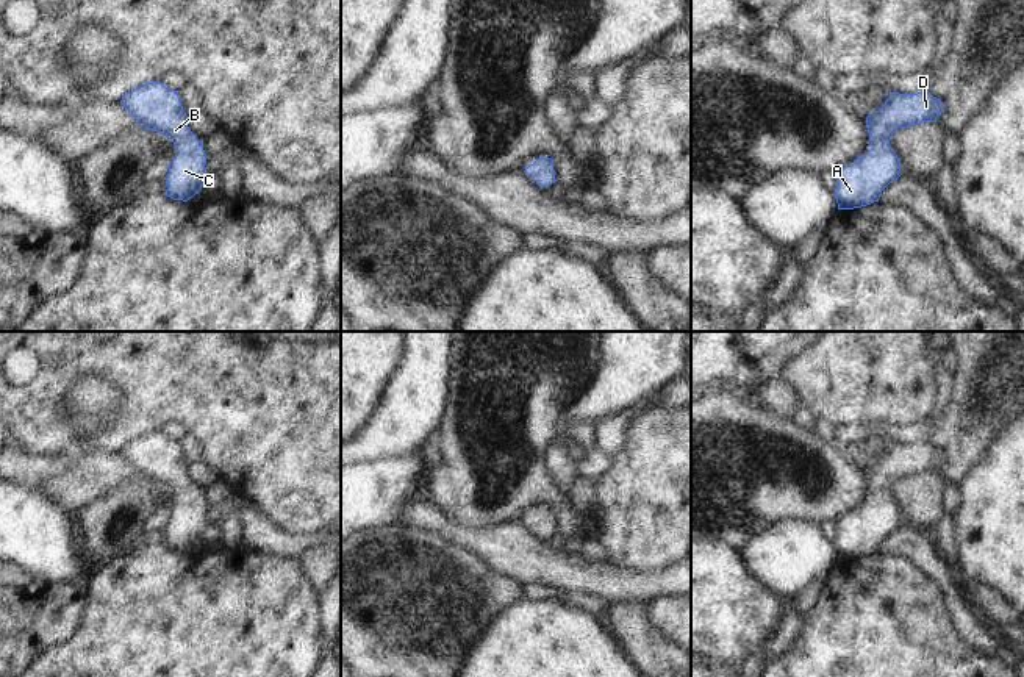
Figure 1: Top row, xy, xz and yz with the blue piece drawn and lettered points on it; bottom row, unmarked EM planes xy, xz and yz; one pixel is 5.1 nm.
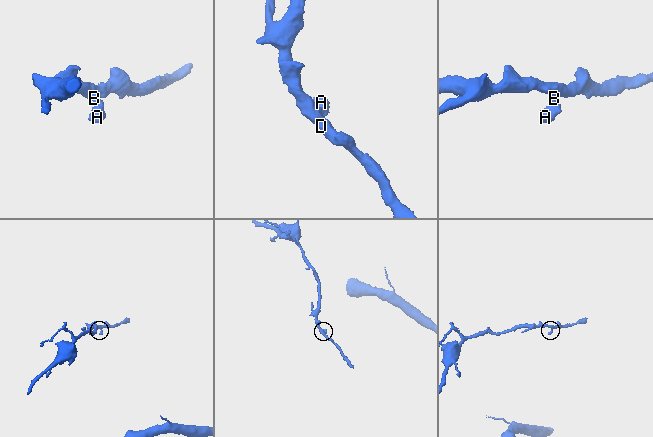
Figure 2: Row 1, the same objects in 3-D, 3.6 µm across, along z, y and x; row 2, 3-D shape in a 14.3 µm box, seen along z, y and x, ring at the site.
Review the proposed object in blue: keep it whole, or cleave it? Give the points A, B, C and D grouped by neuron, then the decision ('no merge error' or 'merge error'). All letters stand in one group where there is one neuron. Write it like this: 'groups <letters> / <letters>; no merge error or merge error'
groups A B C D; no merge error

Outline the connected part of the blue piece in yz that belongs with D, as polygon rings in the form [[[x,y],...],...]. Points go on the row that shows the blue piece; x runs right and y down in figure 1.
[[[929,91],[918,94],[891,92],[885,105],[866,117],[872,149],[852,166],[838,172],[835,199],[838,210],[854,210],[879,202],[882,191],[900,175],[897,155],[888,147],[899,128],[936,122],[943,103]]]

